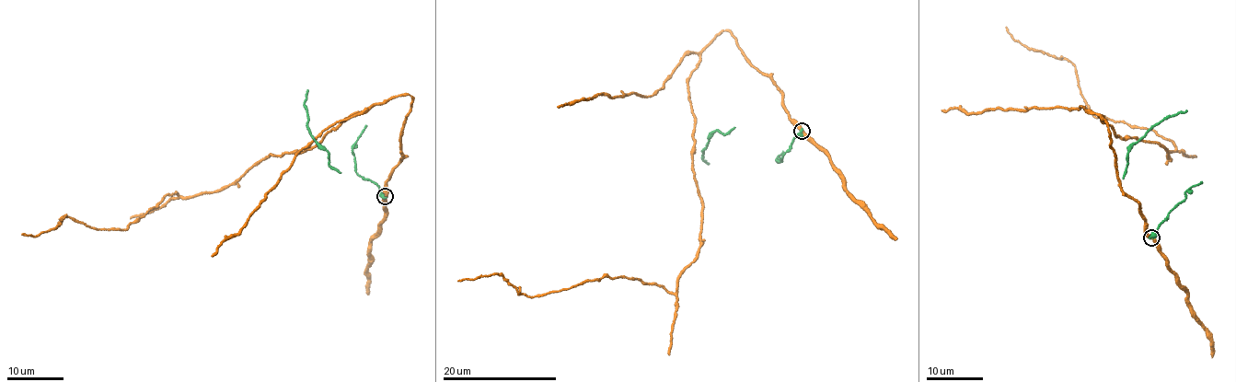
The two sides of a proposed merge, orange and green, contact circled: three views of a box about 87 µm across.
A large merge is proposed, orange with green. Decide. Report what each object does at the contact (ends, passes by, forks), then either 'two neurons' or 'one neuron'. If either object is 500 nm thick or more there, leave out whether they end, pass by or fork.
two neurons

